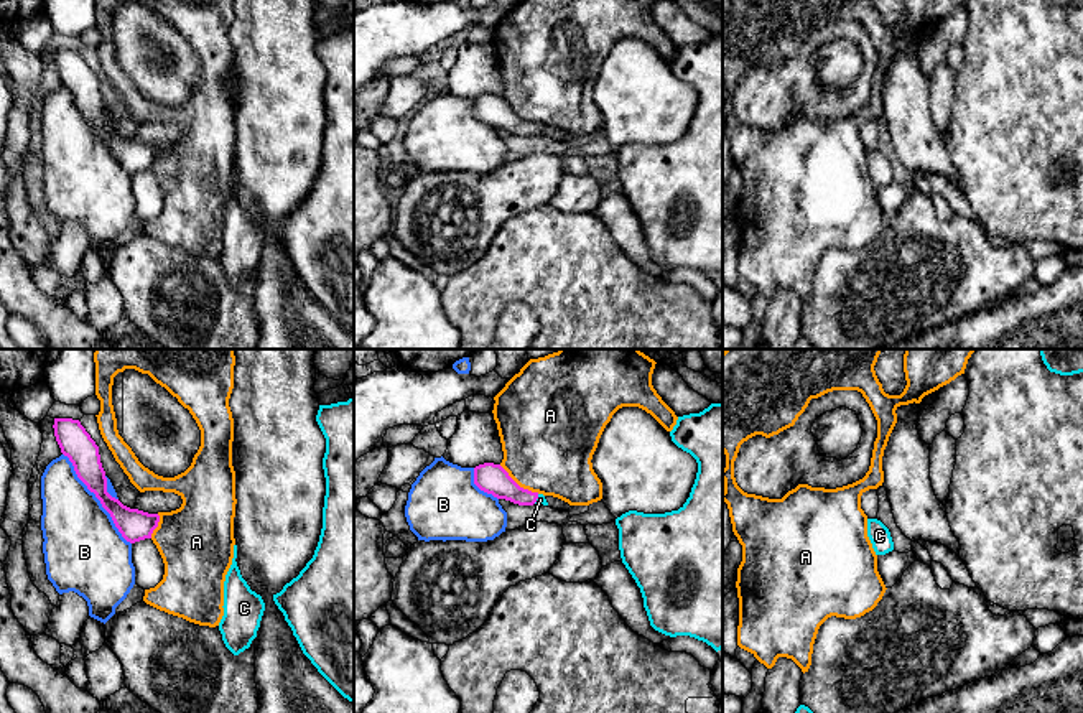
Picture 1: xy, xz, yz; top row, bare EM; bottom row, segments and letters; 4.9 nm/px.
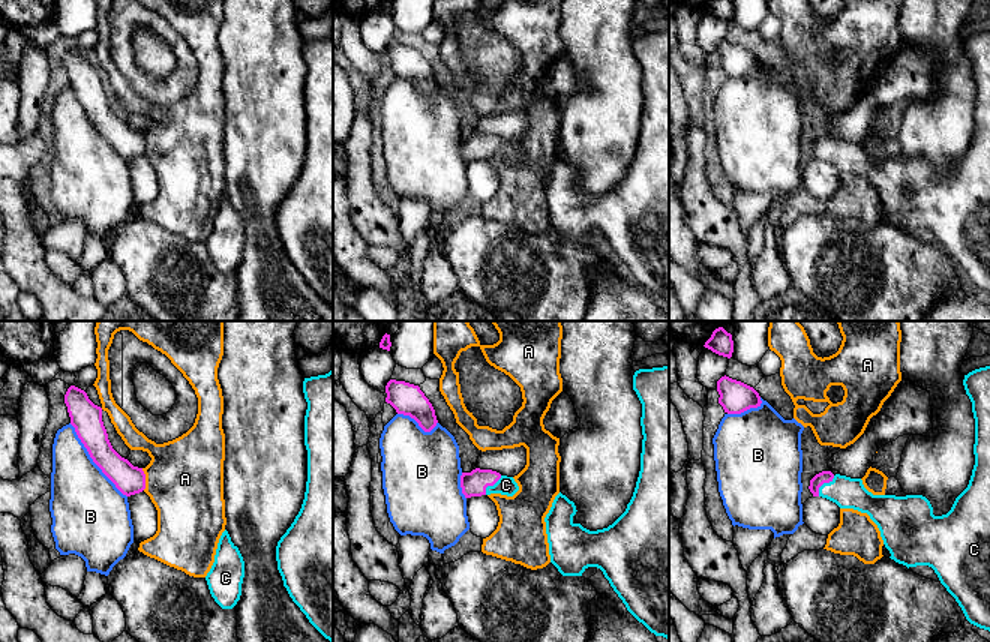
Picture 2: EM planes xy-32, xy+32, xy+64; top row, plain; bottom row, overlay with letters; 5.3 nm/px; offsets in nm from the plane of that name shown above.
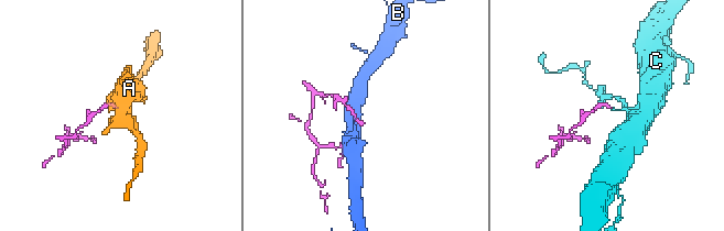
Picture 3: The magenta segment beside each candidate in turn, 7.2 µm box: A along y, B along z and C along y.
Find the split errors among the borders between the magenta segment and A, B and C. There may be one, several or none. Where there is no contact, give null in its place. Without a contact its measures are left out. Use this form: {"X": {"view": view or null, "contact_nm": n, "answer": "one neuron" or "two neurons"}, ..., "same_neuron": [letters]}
{"A": {"view": "xz", "contact_nm": 240, "answer": "two neurons"}, "B": {"view": "xy", "contact_nm": 550, "answer": "two neurons"}, "C": {"view": "xz", "contact_nm": 50, "answer": "one neuron"}, "same_neuron": ["C"]}

